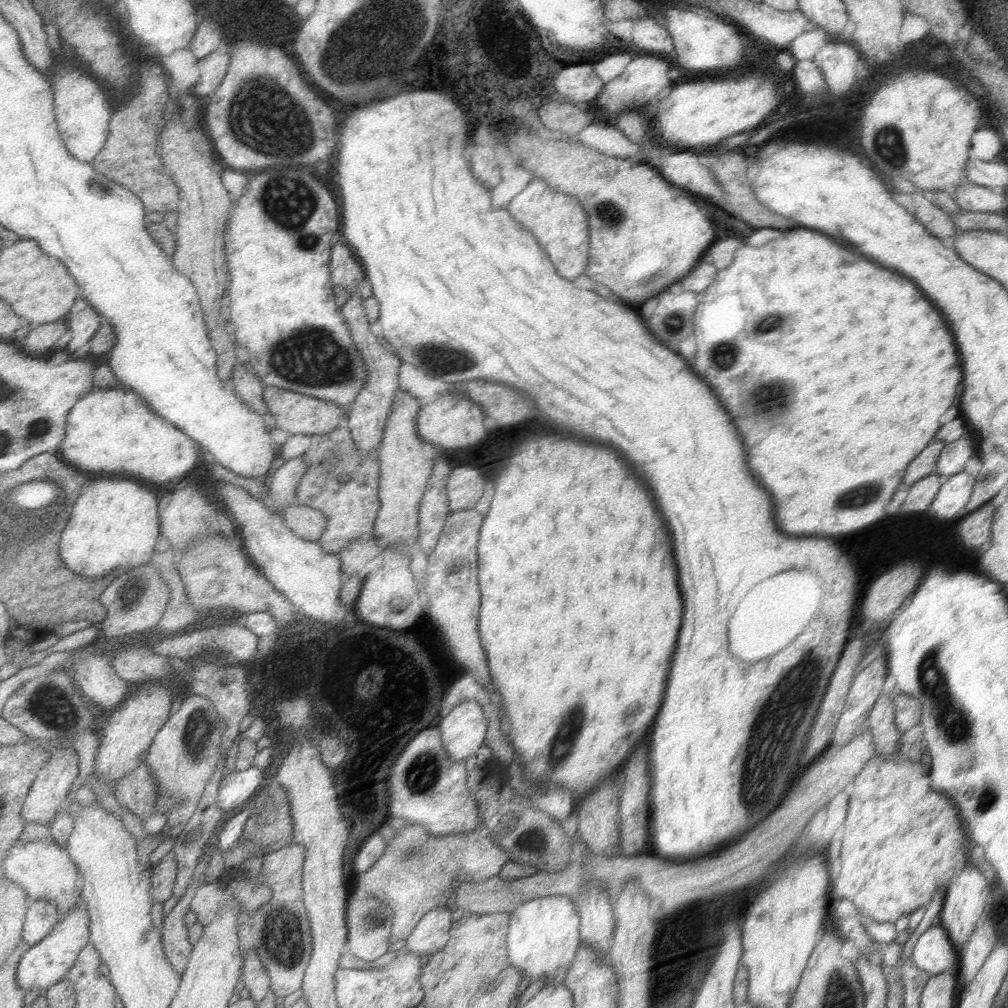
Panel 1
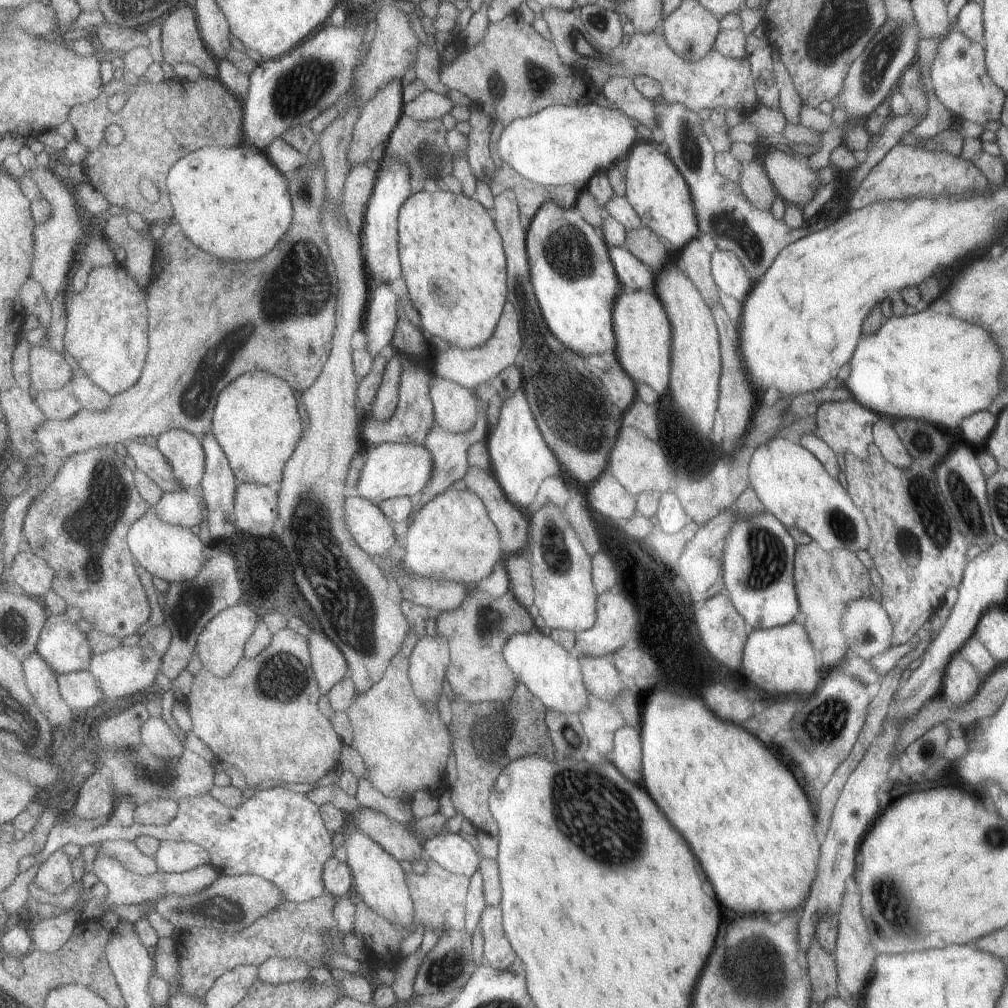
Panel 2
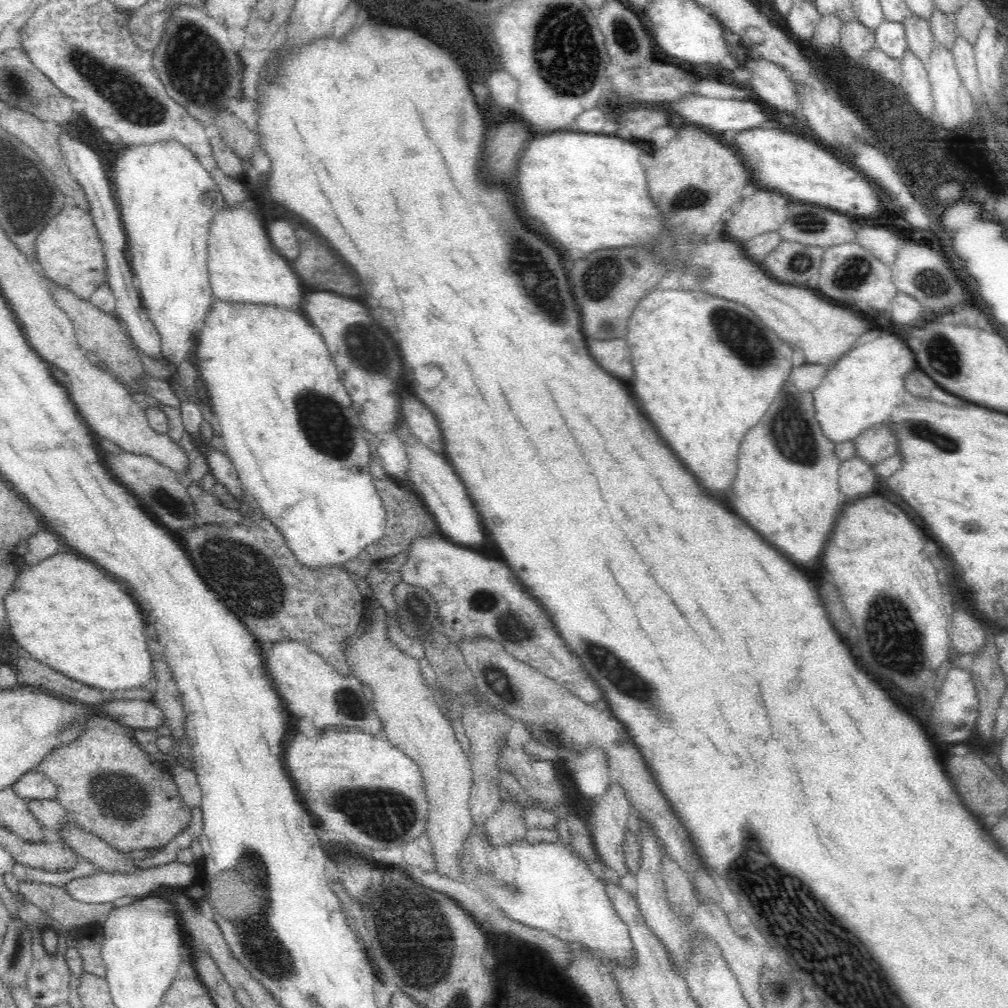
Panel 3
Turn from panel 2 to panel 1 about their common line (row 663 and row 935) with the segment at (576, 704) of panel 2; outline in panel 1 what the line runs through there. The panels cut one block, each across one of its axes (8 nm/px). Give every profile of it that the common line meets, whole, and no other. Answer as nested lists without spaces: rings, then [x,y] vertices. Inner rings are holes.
[[[541,896],[519,906],[515,912],[509,912],[509,954],[513,956],[511,960],[517,968],[525,972],[525,976],[533,976],[535,982],[547,976],[549,982],[565,984],[565,978],[569,976],[577,960],[581,944],[581,914],[575,900],[569,896]]]

